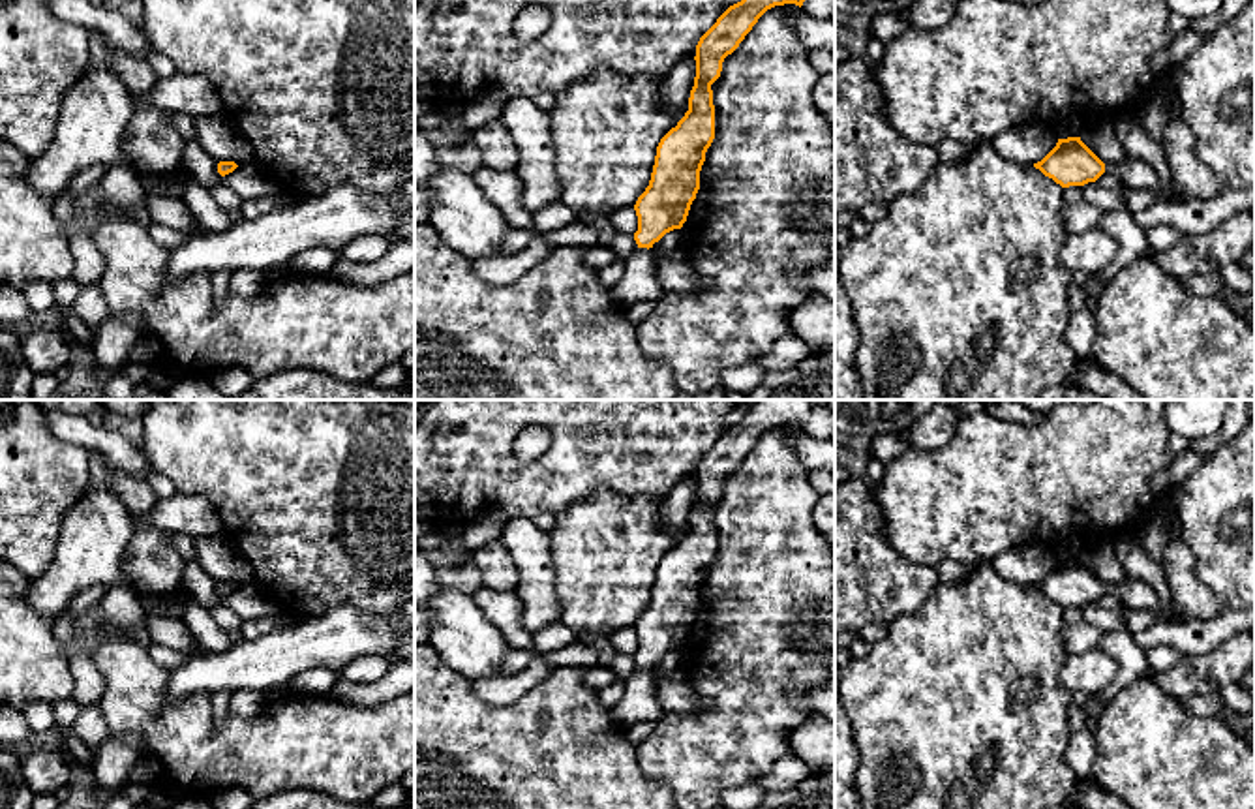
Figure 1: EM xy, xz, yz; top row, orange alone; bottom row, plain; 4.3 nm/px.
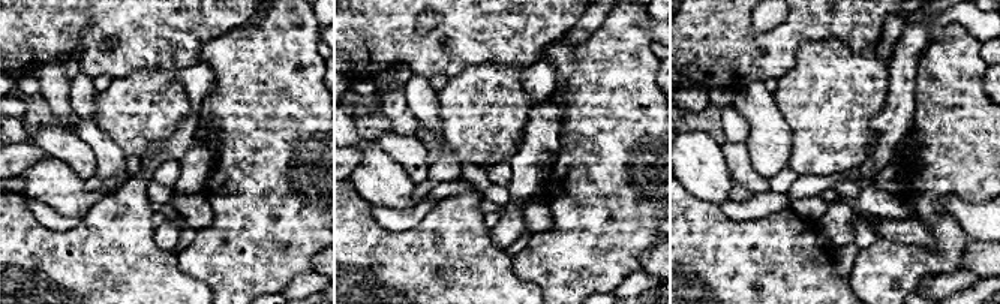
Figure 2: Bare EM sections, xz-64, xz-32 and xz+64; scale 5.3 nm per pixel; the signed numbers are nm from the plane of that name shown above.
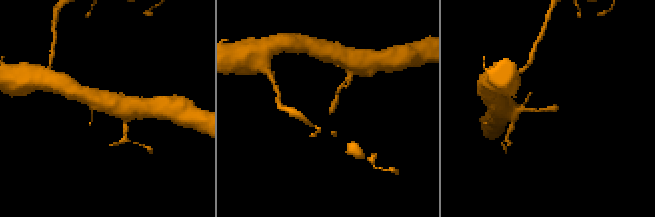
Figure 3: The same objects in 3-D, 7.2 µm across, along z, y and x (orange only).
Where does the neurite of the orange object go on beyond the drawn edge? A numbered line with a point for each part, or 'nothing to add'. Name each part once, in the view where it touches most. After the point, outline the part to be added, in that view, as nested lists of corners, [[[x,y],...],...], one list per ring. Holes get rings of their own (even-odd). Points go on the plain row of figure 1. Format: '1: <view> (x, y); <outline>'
1: xz (640, 702); [[[638,668],[627,679],[621,702],[610,713],[613,723],[623,730],[636,723],[657,723],[666,715],[660,708],[657,687],[647,668]]]

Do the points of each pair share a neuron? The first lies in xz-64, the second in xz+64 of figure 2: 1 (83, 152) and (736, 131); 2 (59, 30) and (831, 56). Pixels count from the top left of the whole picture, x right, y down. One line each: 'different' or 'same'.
1: different
2: different

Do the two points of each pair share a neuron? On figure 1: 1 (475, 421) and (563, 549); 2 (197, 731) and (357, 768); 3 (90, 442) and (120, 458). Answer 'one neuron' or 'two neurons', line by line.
1: two neurons
2: one neuron
3: one neuron

